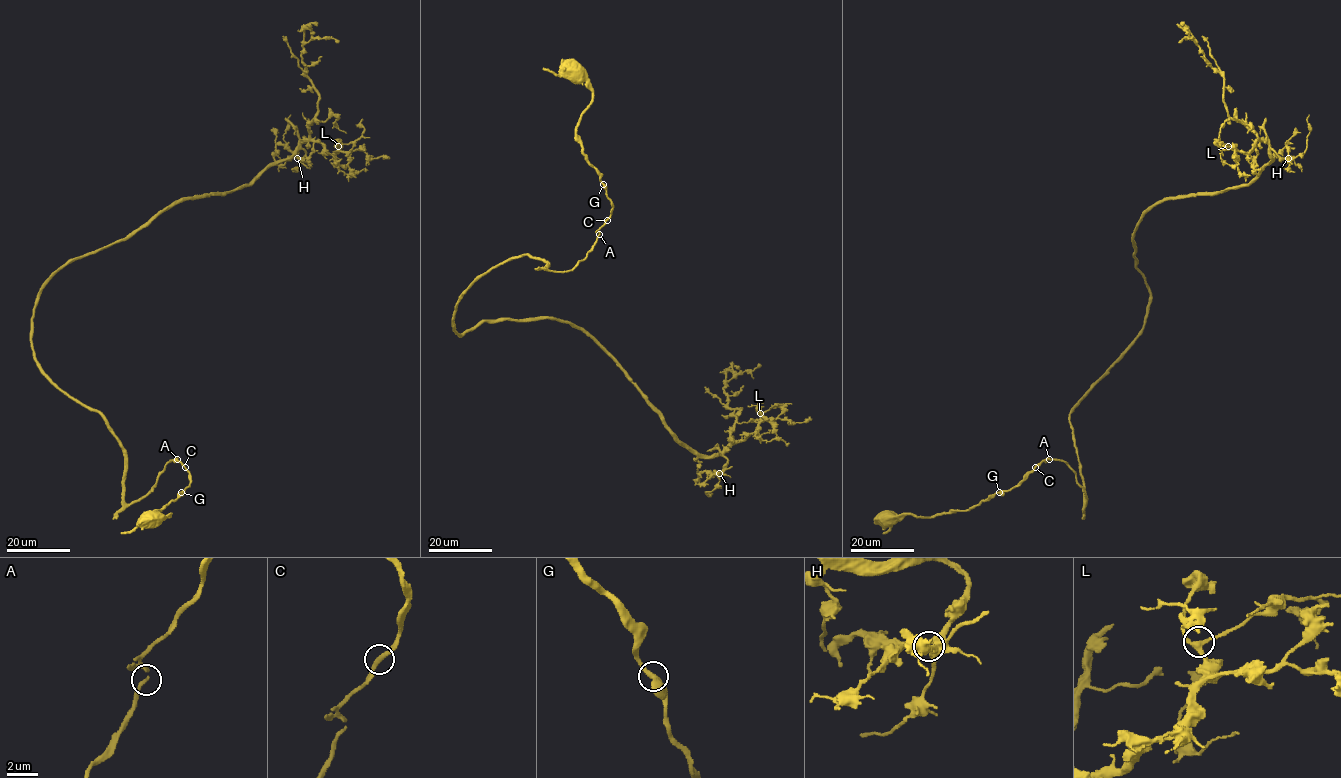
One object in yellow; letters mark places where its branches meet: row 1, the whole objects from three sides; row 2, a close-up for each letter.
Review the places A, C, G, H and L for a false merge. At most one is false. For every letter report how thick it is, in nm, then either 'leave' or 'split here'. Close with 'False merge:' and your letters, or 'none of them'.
A: 240 nm | leave
C: 260 nm | leave
G: 440 nm | leave
H: 280 nm | leave
L: 240 nm | leave
False merge: none of them

